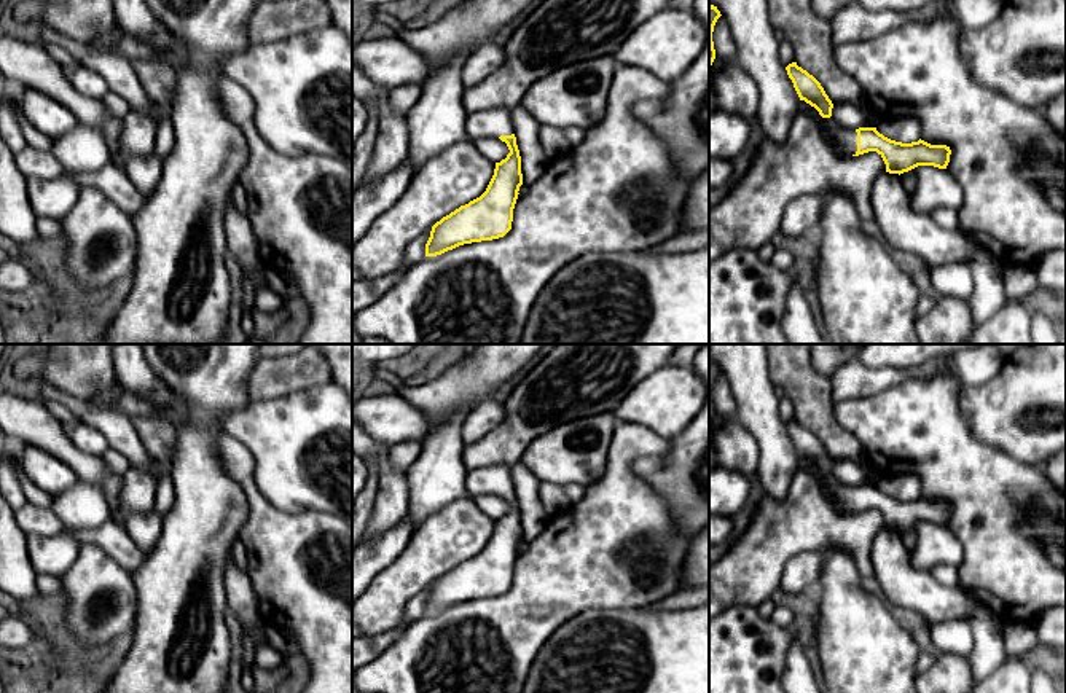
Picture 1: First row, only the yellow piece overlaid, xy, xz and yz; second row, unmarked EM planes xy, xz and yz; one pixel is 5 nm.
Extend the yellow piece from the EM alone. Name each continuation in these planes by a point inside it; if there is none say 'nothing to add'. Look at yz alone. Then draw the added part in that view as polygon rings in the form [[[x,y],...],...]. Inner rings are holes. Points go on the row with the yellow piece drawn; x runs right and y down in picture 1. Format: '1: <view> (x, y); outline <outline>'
1: yz (843, 140); outline [[[833,116],[825,118],[827,142],[840,156],[852,156],[857,151],[857,132],[851,127],[840,126]]]

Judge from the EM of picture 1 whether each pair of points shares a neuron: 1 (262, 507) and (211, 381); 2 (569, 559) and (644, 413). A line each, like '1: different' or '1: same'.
1: different
2: different

